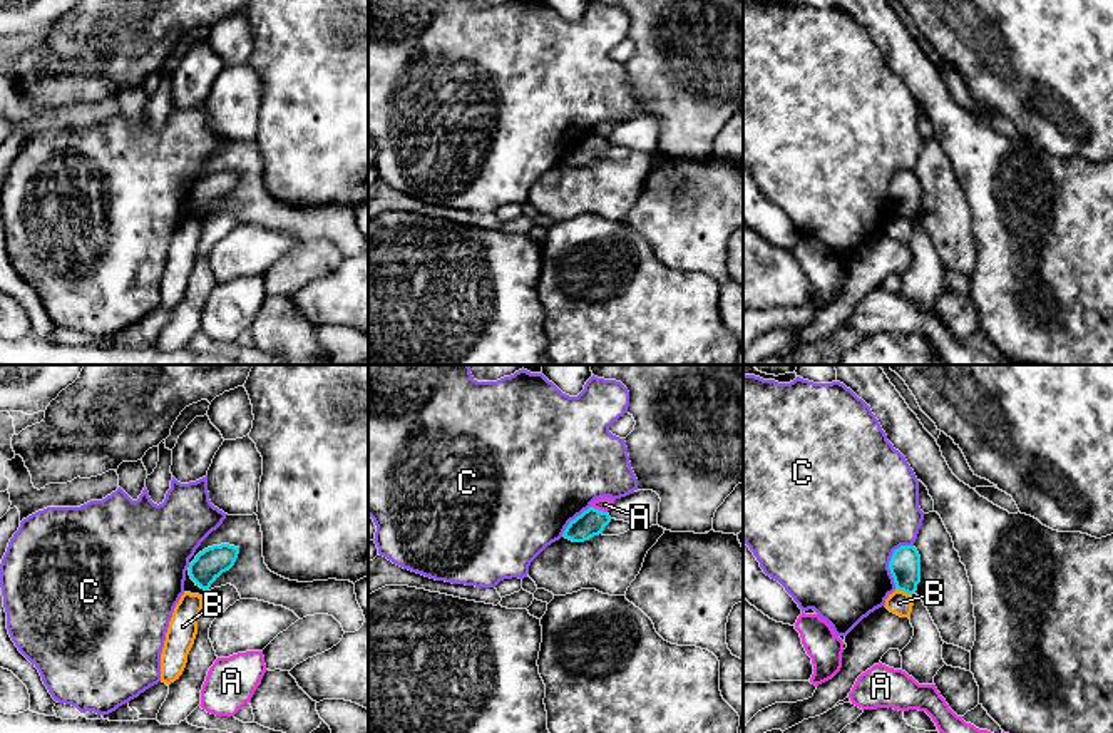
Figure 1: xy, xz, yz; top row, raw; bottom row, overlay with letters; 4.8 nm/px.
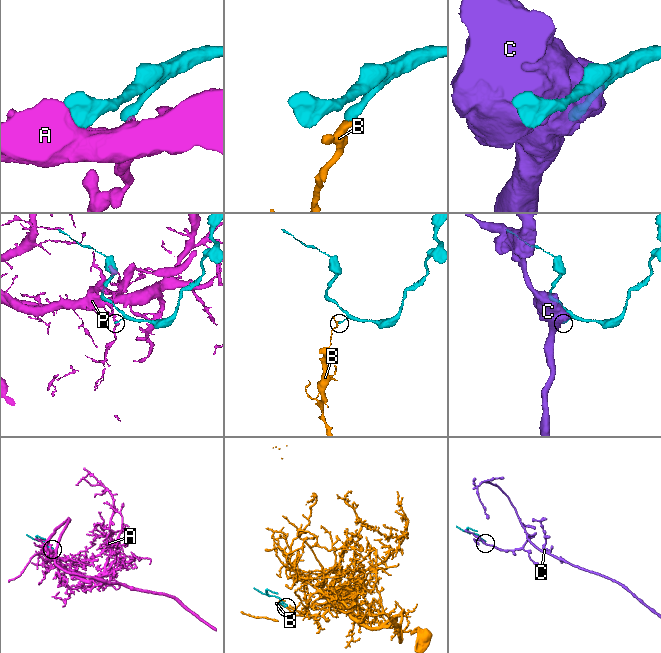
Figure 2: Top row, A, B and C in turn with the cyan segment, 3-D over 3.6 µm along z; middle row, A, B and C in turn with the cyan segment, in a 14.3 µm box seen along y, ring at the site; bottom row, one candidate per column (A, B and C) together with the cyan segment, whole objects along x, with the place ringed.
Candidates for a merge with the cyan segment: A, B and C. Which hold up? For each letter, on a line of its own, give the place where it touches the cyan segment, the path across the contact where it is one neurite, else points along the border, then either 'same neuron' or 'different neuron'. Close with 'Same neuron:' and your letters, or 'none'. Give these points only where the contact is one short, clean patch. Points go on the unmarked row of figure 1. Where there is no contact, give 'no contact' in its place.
A: xz (600, 136) | different neuron
B: yz (904, 216) | along yz (896, 213), (911, 220) | different neuron
C: yz (891, 186) | different neuron
Same neuron: none

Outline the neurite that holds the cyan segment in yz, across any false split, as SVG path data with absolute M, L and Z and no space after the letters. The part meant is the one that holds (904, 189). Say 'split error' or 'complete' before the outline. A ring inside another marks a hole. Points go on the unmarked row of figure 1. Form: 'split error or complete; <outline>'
complete; M900 171L894 176L889 187L890 199L895 208L895 214L907 219L917 216L921 208L921 181L914 171Z

